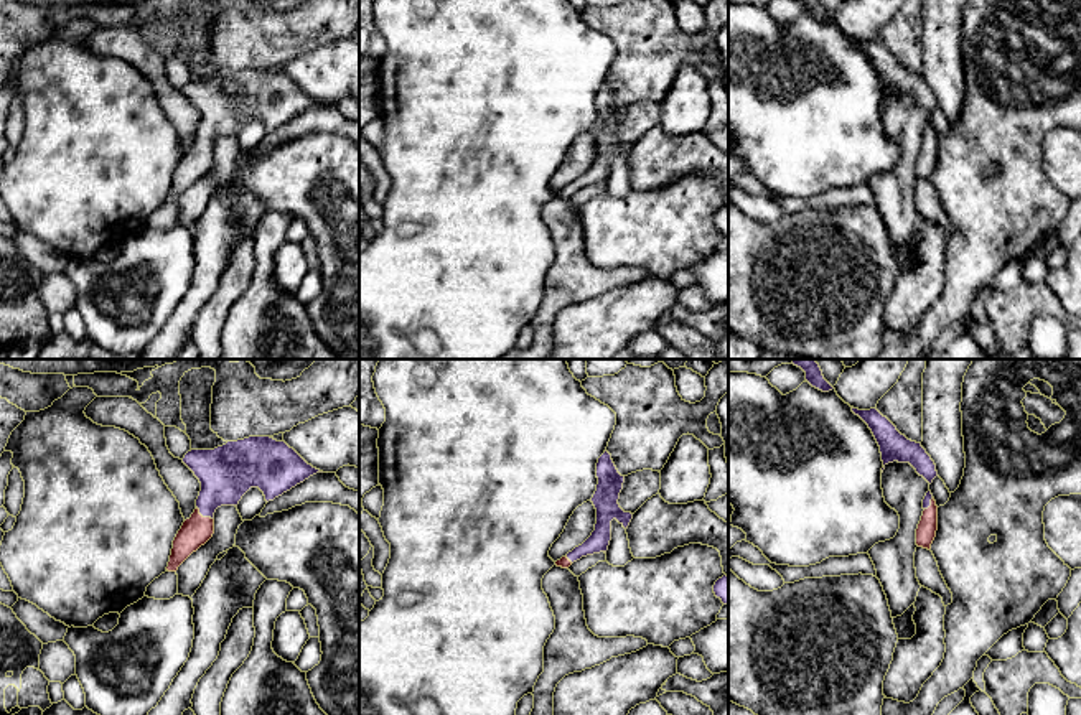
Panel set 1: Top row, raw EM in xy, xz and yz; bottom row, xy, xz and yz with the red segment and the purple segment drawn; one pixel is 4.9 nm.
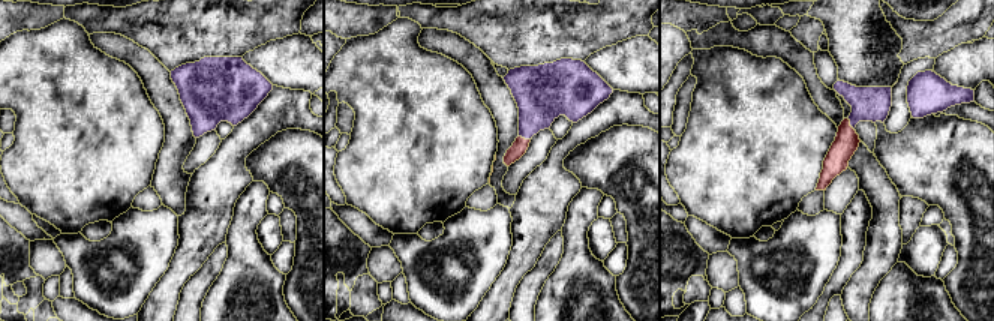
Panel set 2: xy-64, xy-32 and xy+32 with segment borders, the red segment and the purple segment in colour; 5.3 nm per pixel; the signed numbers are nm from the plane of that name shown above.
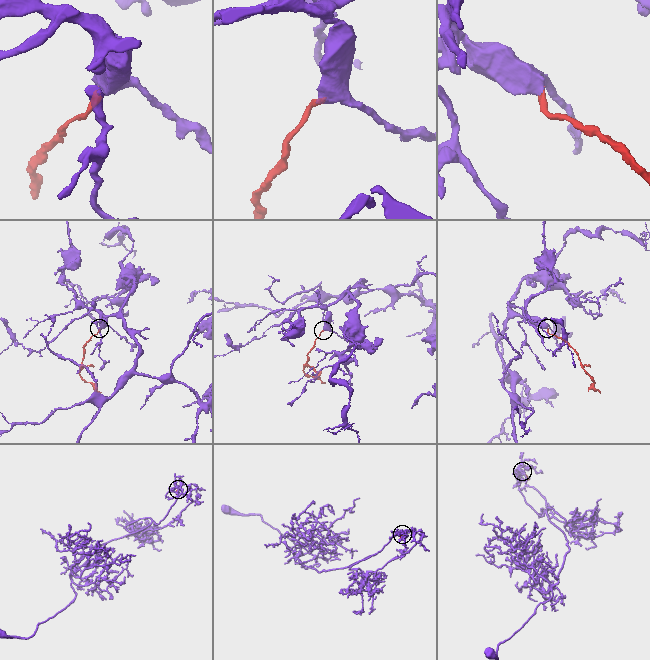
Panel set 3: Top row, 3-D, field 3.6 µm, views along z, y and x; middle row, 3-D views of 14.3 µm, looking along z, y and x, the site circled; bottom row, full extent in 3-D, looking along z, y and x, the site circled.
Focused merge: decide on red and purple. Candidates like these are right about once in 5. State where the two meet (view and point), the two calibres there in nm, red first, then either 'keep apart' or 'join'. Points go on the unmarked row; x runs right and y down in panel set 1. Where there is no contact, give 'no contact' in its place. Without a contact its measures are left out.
meets red in xy at (201, 147); 150 nm thick on the red side, 280 nm on the other; join

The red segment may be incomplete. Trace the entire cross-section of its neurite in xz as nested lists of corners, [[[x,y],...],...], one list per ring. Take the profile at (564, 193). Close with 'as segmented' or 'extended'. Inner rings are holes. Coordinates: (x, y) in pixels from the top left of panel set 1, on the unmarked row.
[[[605,84],[597,94],[597,122],[590,130],[597,140],[597,155],[592,166],[565,188],[555,193],[557,198],[569,199],[582,188],[600,185],[608,181],[611,171],[611,152],[616,150],[625,160],[628,160],[633,145],[625,143],[620,135],[620,124],[623,120],[625,107],[621,107],[611,91],[611,86]]] | extended

